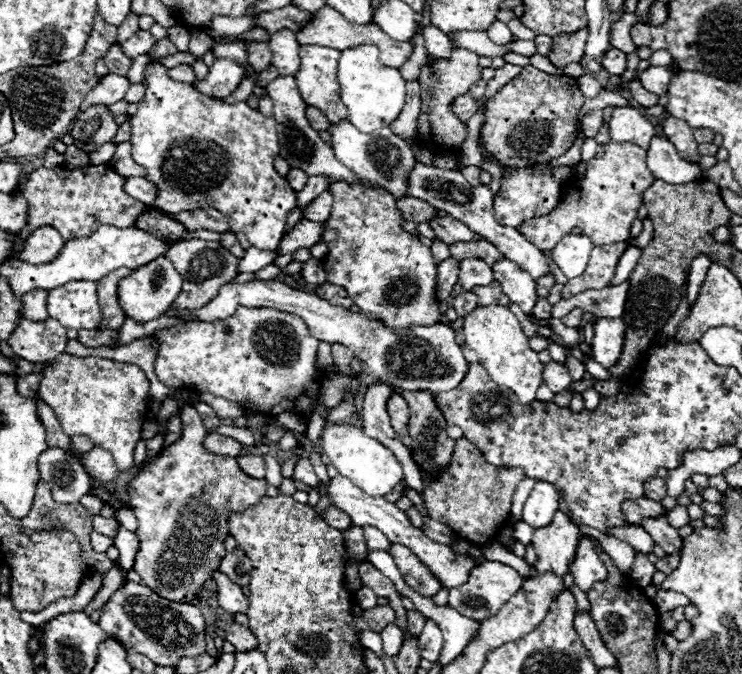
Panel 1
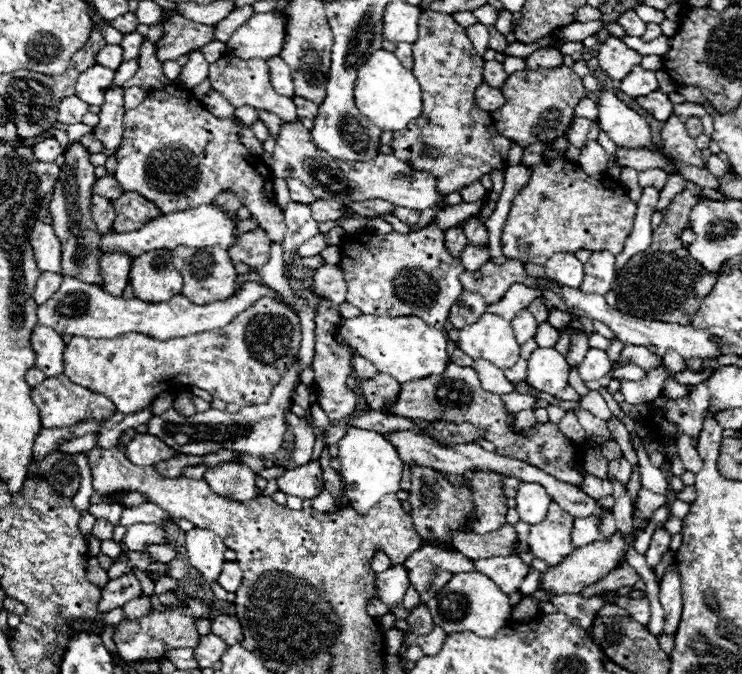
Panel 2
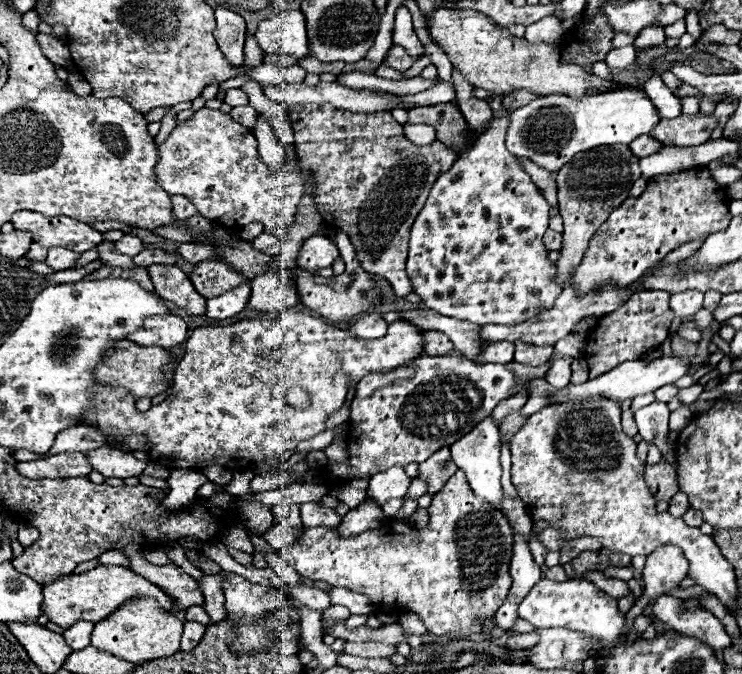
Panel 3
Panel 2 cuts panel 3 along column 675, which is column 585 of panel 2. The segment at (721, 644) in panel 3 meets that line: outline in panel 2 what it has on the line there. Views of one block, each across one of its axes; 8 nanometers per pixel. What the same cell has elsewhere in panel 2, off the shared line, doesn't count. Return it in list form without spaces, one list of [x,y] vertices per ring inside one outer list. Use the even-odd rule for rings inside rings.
[[[576,594],[552,596],[550,602],[558,608],[558,612],[564,612],[570,620],[576,620],[584,630],[588,630],[588,626],[592,626],[596,612],[608,604],[608,600],[604,600],[600,596],[584,598],[584,596],[576,596]]]

